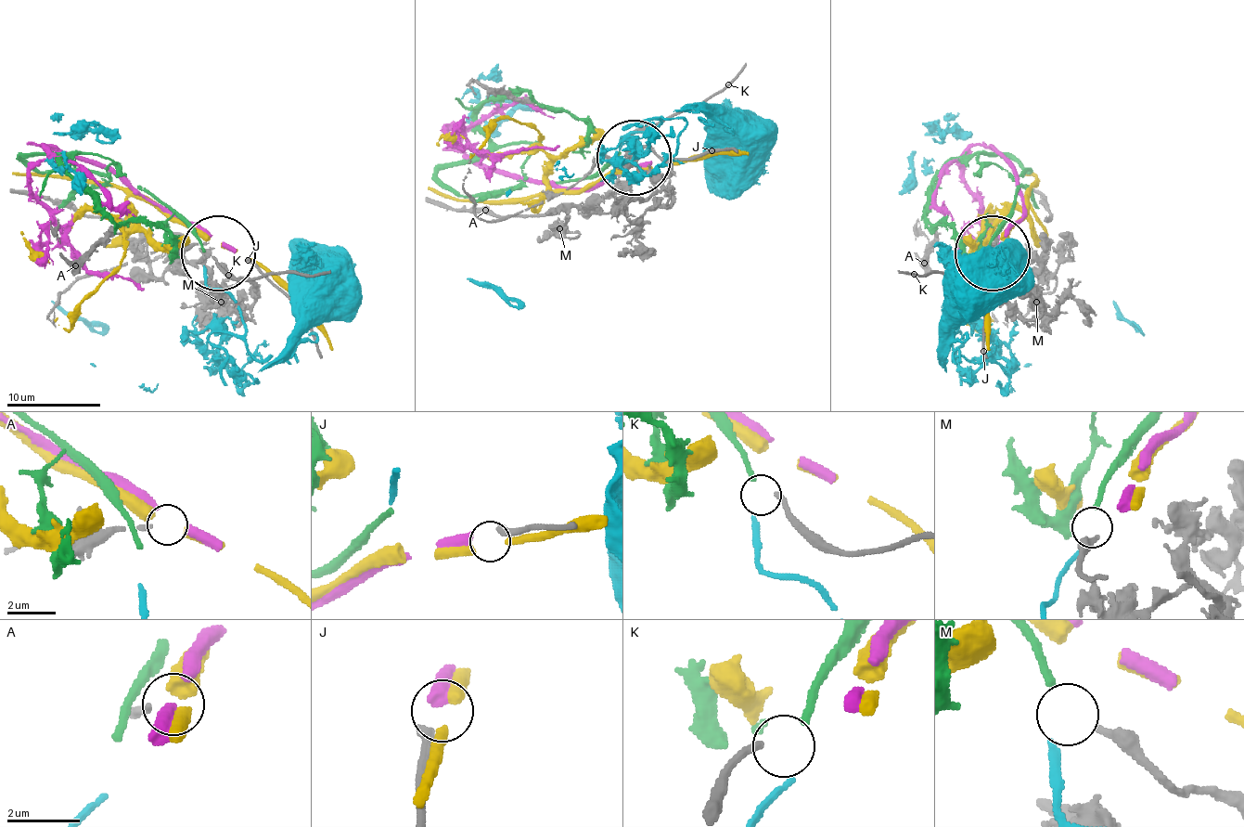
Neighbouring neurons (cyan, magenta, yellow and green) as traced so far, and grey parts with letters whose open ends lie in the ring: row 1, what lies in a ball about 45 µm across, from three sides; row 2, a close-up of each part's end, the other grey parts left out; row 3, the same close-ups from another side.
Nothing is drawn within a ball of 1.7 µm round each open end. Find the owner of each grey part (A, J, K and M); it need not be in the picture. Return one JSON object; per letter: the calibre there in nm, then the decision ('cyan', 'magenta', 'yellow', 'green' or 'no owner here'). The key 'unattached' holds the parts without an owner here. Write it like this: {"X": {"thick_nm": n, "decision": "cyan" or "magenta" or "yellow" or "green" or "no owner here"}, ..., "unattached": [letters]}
{"A": {"thick_nm": 130, "decision": "no owner here"}, "J": {"thick_nm": 300, "decision": "magenta"}, "K": {"thick_nm": 200, "decision": "green"}, "M": {"thick_nm": 260, "decision": "cyan"}, "unattached": ["A"]}

